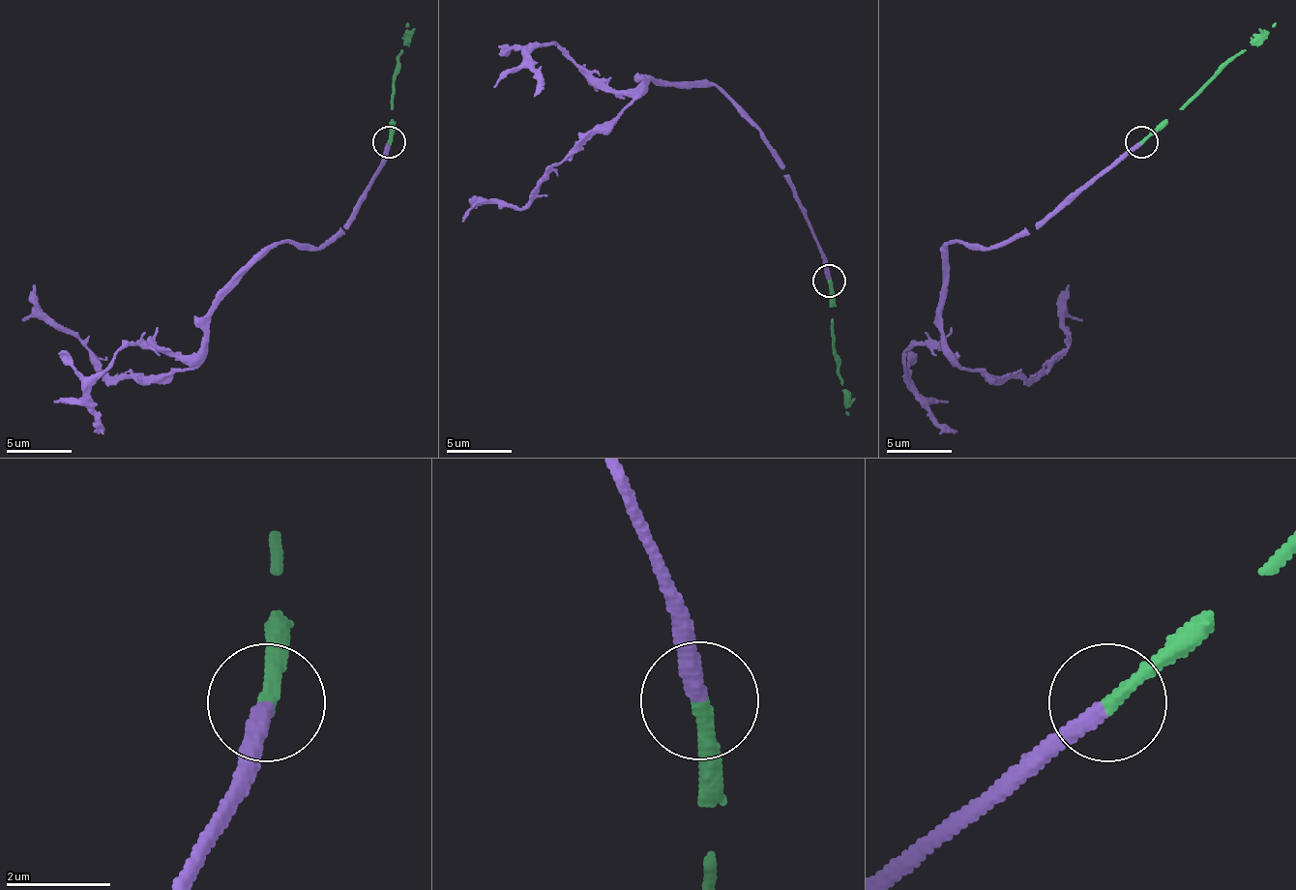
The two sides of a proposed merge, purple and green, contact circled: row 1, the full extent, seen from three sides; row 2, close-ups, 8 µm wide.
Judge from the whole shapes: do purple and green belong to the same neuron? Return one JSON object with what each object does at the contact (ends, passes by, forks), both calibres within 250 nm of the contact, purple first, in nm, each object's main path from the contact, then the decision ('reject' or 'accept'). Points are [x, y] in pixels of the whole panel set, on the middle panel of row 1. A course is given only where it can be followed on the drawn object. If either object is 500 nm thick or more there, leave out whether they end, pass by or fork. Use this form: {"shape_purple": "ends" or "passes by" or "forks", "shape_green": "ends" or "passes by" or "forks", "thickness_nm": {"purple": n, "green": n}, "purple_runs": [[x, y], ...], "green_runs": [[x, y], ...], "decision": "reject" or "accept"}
{"shape_purple": "ends", "shape_green": "ends", "thickness_nm": {"purple": 340, "green": 280}, "purple_runs": [[830, 280], [784, 168], [715, 86], [653, 79], [521, 207], [473, 207]], "green_runs": [[830, 280], [830, 336], [849, 414]], "decision": "accept"}

